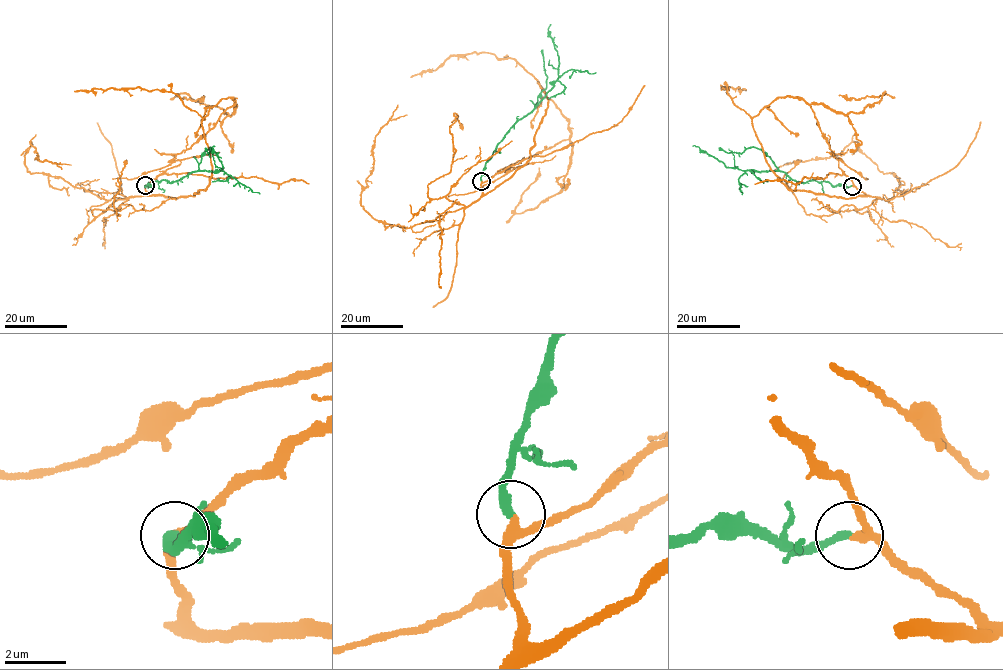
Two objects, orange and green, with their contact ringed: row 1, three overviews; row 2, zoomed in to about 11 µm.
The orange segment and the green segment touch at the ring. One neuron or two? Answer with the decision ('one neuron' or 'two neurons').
one neuron

